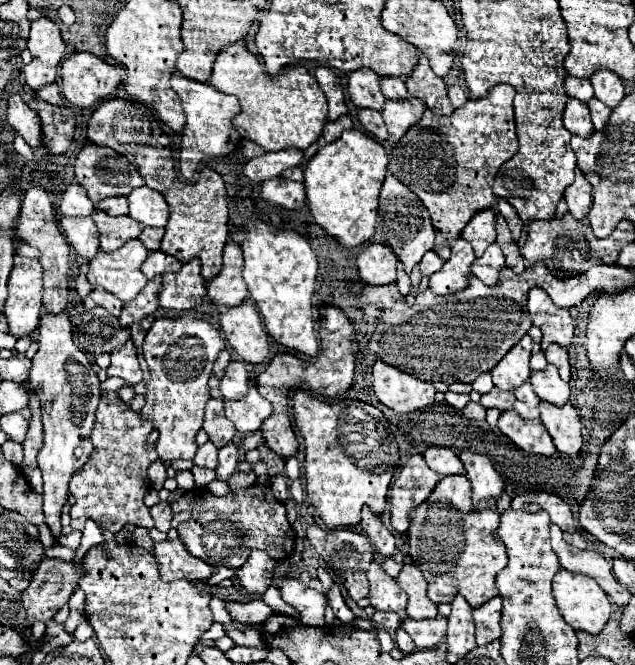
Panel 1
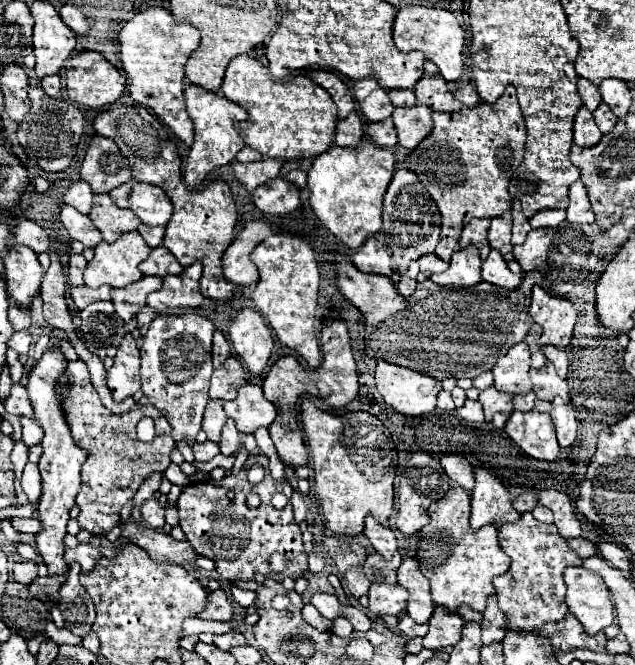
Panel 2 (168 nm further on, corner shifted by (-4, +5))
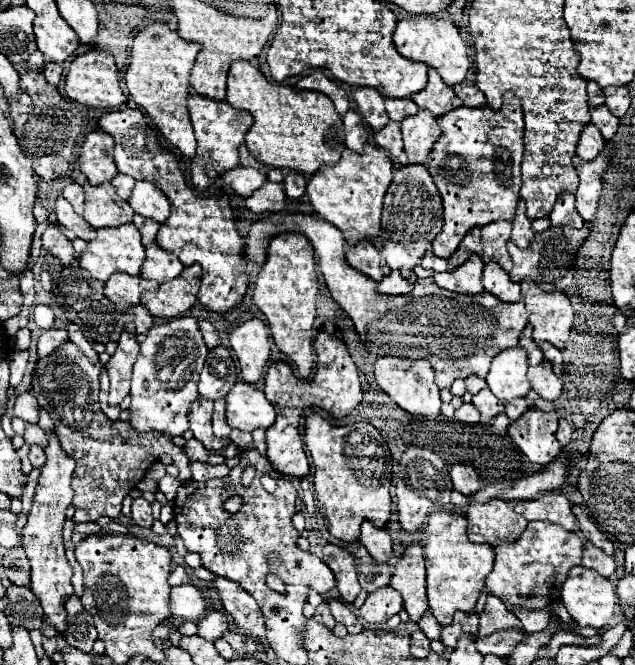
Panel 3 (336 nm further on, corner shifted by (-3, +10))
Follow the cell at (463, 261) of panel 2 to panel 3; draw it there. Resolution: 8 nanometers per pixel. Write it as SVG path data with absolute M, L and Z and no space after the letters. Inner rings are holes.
M478 254L470 256L462 266L450 272L434 274L434 282L446 290L454 290L458 294L480 294L484 292L482 286L482 258Z

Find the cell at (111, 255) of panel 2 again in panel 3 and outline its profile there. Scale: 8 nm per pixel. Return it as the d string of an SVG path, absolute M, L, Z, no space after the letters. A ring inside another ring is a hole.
M134 224L98 230L98 236L88 244L88 248L78 258L80 268L88 270L90 276L100 282L106 282L114 272L126 272L130 276L138 276L142 262L144 262L144 246L140 240L140 232Z

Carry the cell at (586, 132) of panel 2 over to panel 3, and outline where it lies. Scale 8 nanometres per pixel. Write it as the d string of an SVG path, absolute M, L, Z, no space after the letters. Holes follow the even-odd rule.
M590 122L584 126L582 134L580 134L580 140L578 140L578 148L576 148L576 154L580 158L596 158L596 154L604 148L604 138L602 134L598 134L598 128Z

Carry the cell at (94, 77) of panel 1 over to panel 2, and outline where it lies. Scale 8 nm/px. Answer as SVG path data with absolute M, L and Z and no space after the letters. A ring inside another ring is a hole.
M81 51L75 57L67 59L63 73L65 73L67 97L71 101L85 105L85 107L91 107L91 109L99 109L103 105L115 103L121 97L125 83L127 83L127 79L101 53L93 53L93 51Z

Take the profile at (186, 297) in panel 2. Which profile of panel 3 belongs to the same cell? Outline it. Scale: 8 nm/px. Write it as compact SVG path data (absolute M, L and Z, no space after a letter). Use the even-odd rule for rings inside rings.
M192 264L190 268L184 268L180 276L160 284L158 290L142 294L140 302L150 310L152 316L160 318L182 316L196 302L200 274L202 274L200 264Z

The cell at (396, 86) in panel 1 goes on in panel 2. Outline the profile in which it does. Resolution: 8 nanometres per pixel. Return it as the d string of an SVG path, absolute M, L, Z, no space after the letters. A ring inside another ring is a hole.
M409 89L409 91L389 91L389 99L395 107L415 107L415 93Z

